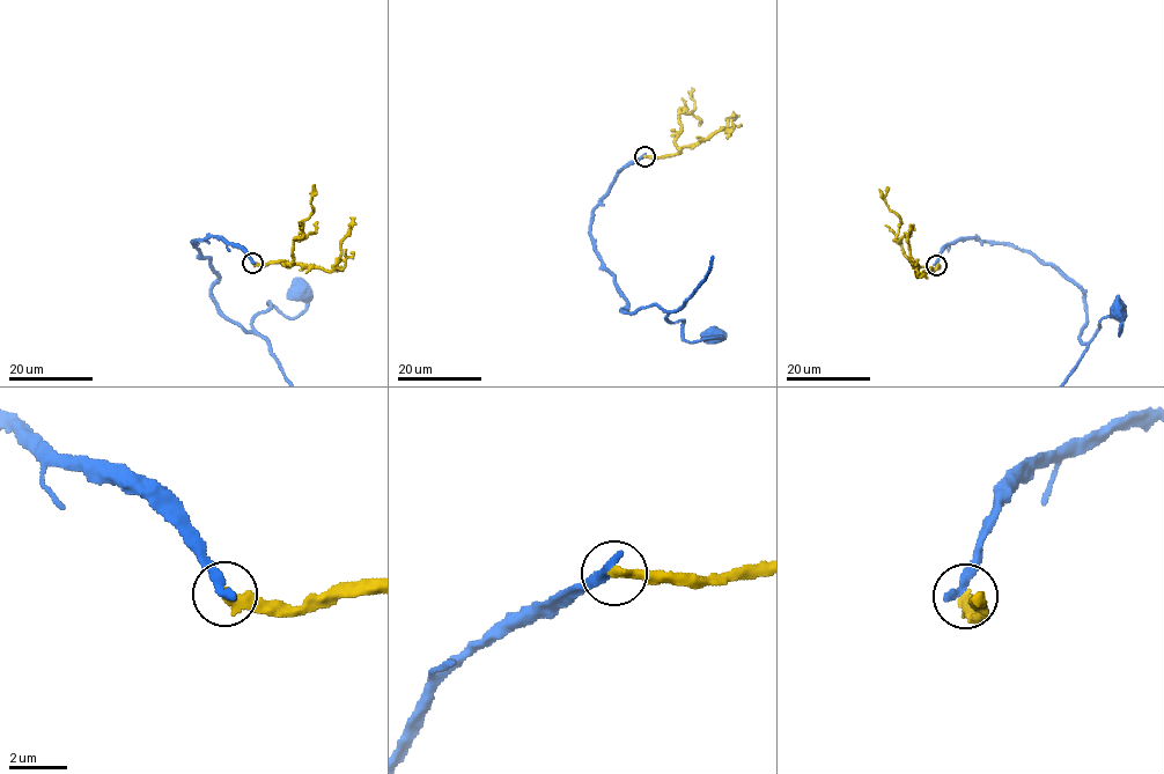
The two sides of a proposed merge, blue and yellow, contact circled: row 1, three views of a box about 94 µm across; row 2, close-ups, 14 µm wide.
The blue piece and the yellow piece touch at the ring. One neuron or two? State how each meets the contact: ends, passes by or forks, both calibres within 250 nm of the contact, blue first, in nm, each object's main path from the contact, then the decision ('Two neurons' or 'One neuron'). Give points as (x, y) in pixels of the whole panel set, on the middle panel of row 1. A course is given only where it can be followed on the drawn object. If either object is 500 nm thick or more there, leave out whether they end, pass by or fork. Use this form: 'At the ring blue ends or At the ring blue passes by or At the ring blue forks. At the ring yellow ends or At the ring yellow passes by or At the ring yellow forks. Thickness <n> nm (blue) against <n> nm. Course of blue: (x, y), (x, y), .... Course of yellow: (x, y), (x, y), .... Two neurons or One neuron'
At the ring blue ends. At the ring yellow ends. Thickness 420 nm (blue) against 380 nm. Course of blue: (645, 155), (594, 209), (595, 252), (623, 310), (657, 306), (683, 321), (689, 341), (721, 338), (711, 337). Course of yellow: (645, 156), (678, 152), (678, 116), (694, 108), (692, 96). Two neurons

